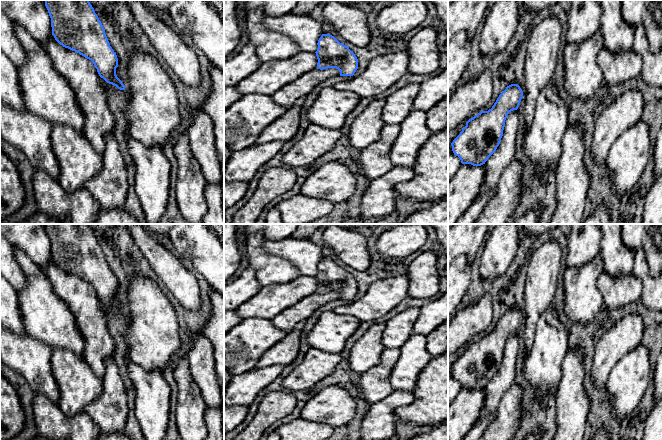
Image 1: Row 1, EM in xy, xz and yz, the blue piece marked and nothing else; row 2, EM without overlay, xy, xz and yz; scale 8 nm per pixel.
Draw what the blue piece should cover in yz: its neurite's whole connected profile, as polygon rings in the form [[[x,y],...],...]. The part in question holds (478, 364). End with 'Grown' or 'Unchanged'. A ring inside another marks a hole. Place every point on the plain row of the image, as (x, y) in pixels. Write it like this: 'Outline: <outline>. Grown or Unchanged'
Outline: [[[511,308],[501,316],[491,333],[481,335],[466,346],[466,350],[451,367],[454,379],[460,382],[462,388],[471,388],[473,390],[485,388],[501,366],[508,338],[518,333],[522,322],[523,315],[520,310]]]. Unchanged

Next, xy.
Outline: [[[45,224],[52,259],[65,272],[92,285],[101,302],[125,314],[116,299],[118,282],[89,224]]]. Unchanged

